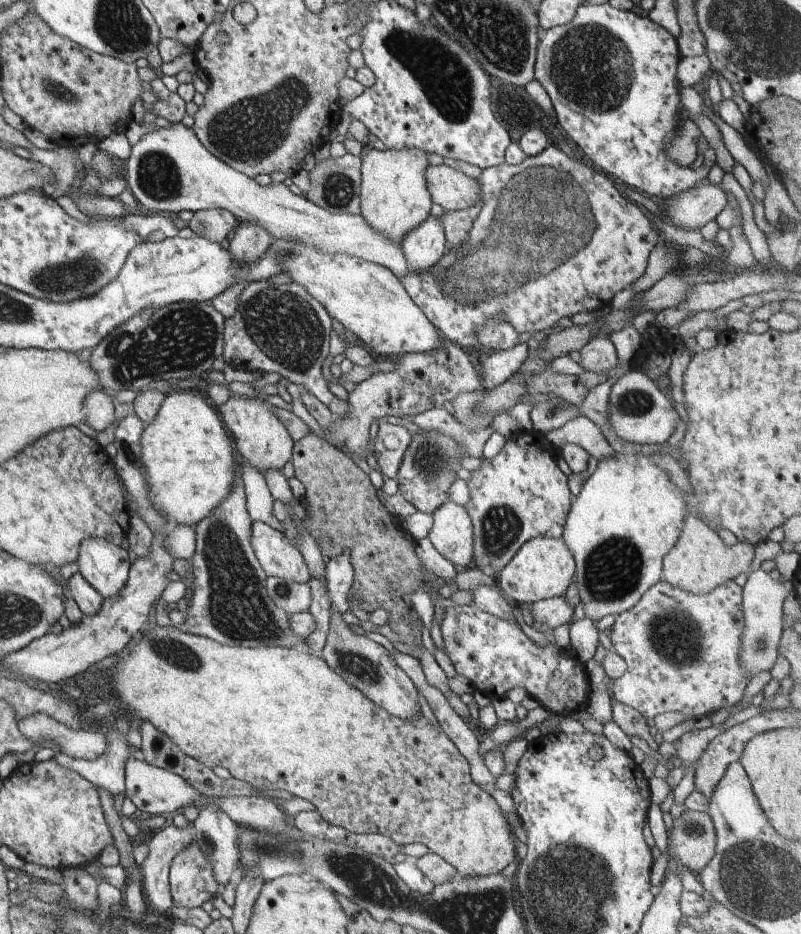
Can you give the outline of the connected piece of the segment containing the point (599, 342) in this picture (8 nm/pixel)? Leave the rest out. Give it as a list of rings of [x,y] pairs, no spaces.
[[[596,336],[580,350],[581,362],[587,371],[600,374],[614,368],[618,364],[617,350],[609,336]]]

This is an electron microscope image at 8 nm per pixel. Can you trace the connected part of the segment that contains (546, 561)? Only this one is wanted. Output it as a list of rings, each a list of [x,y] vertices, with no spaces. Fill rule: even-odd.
[[[539,536],[525,542],[512,560],[500,571],[499,588],[513,598],[517,605],[564,597],[568,586],[575,578],[576,563],[562,538]]]

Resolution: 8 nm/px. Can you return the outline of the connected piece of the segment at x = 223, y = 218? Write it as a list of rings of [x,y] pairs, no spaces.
[[[226,209],[196,211],[188,227],[195,235],[215,243],[226,243],[226,236],[236,227],[236,217]]]

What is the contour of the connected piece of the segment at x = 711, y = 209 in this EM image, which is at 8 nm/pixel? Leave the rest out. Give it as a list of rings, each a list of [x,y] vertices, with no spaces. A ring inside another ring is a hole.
[[[712,183],[700,184],[660,202],[661,210],[666,210],[674,226],[699,232],[702,226],[720,214],[727,204],[726,197],[723,190],[714,188]]]

